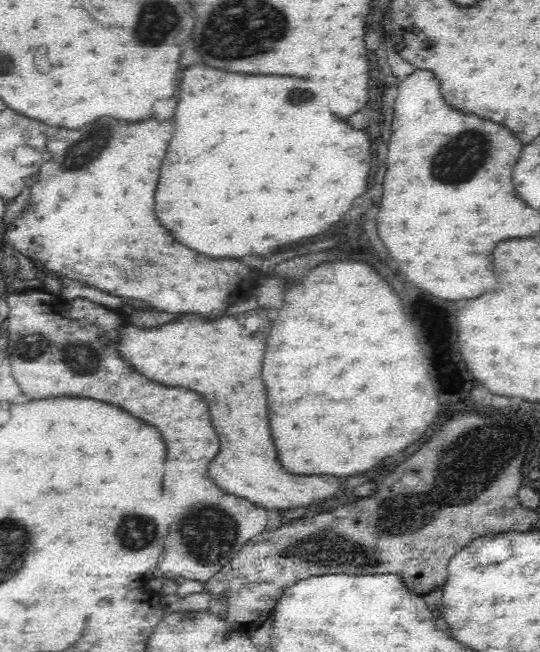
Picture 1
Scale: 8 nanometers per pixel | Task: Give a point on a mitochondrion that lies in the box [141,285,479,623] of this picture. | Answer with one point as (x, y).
(218, 531)

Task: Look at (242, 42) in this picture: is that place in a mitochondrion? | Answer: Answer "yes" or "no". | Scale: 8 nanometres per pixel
yes

